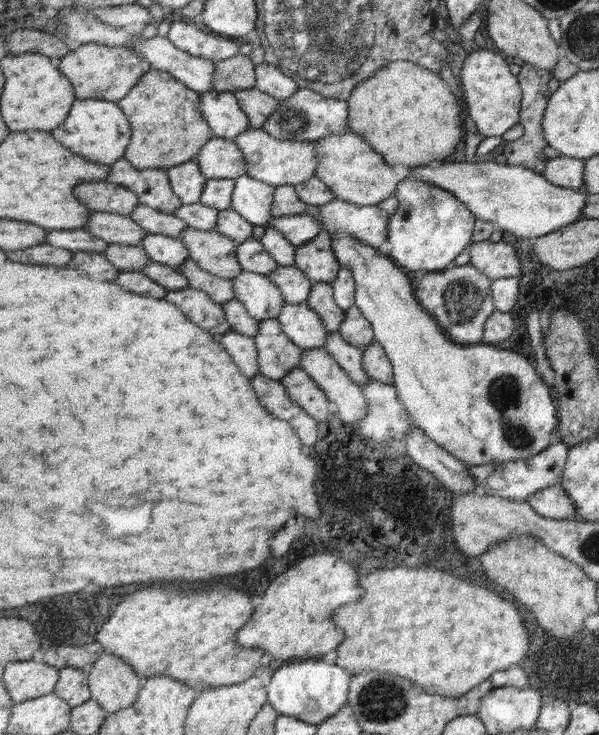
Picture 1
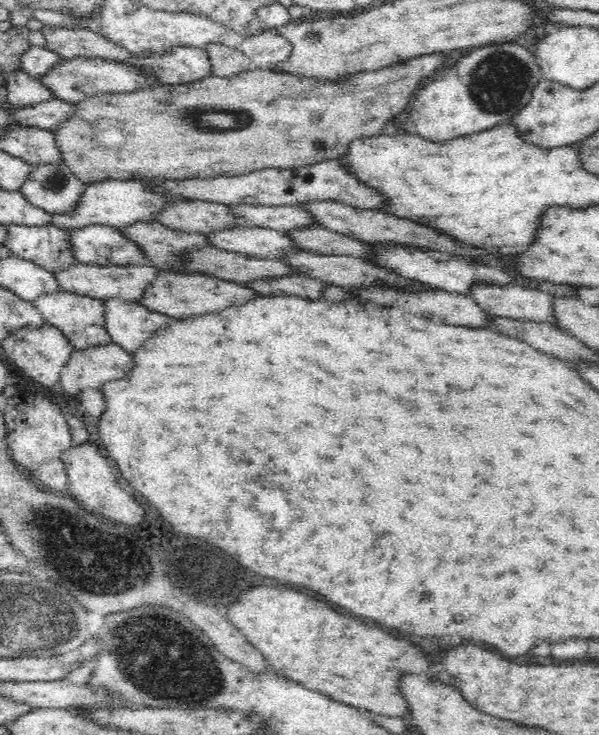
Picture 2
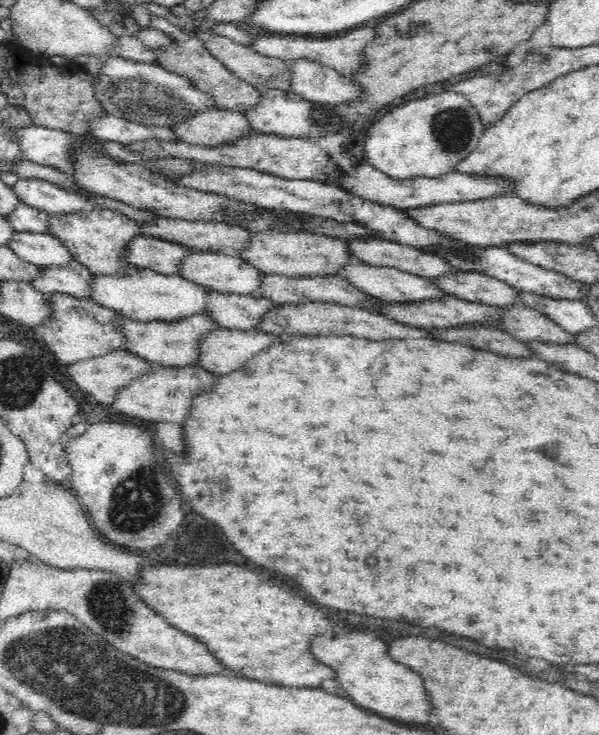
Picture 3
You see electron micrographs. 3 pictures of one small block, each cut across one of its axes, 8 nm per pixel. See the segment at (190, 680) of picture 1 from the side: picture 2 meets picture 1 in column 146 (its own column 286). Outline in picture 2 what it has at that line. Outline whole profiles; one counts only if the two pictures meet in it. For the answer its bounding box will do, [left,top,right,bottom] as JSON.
[230,586,442,718]

